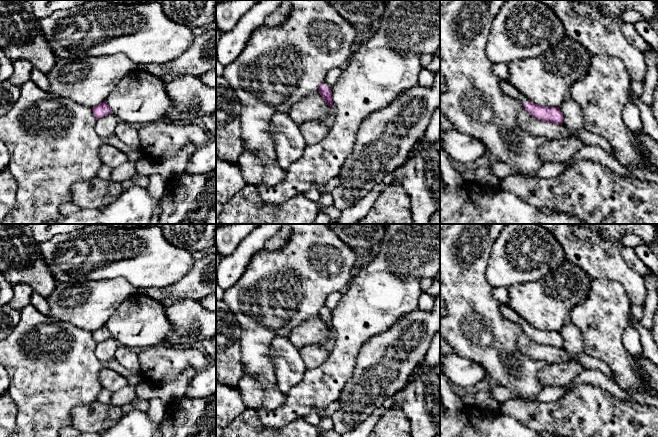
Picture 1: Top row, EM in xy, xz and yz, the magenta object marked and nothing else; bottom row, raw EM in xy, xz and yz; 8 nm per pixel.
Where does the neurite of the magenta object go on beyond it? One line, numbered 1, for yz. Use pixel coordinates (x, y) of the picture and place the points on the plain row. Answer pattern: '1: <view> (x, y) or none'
1: yz (507, 312)

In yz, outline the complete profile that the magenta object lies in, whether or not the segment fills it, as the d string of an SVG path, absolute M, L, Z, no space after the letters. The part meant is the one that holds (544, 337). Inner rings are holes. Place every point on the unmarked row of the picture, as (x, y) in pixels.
M501 304L500 312L504 318L519 324L523 328L525 334L535 342L544 346L562 349L564 341L559 331L540 330L535 328L522 317L518 316L509 304Z

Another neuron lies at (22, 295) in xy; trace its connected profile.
M20 283L13 285L13 298L9 302L9 305L17 310L21 311L25 306L30 304L33 290L30 286Z

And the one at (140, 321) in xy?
M144 292L123 301L106 326L120 346L137 352L165 343L172 329L166 308Z

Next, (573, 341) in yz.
M567 320L559 332L564 341L562 350L570 356L569 361L579 363L576 357L584 352L583 337L580 330L575 324Z

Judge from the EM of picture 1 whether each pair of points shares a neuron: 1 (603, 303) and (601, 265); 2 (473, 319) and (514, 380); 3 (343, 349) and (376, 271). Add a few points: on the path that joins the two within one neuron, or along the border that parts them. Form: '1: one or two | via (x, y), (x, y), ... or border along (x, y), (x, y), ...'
1: two | border along (593, 279), (614, 279), (623, 289)
2: one | via (482, 334), (493, 345), (506, 365)
3: one | via (352, 330), (355, 320), (376, 298), (376, 290)

